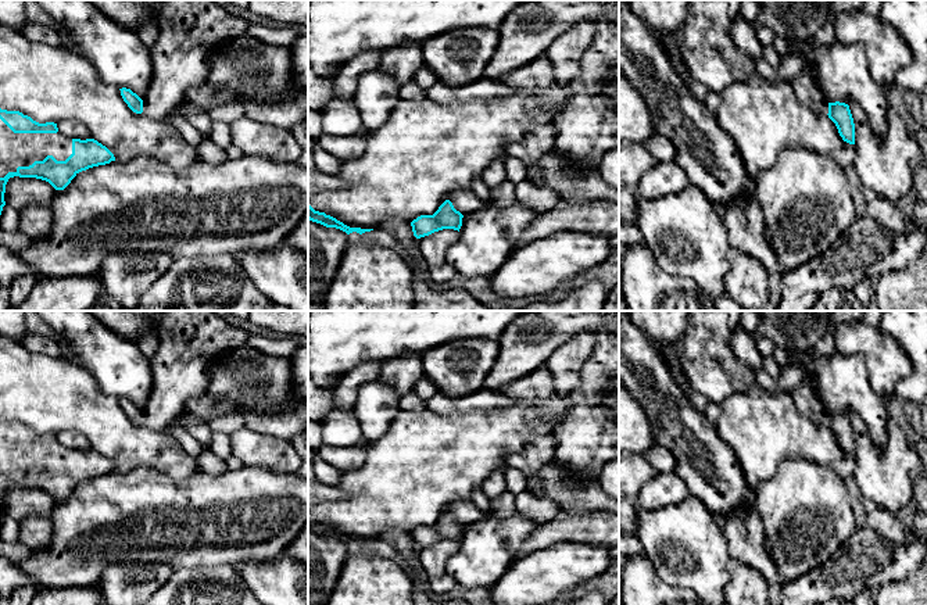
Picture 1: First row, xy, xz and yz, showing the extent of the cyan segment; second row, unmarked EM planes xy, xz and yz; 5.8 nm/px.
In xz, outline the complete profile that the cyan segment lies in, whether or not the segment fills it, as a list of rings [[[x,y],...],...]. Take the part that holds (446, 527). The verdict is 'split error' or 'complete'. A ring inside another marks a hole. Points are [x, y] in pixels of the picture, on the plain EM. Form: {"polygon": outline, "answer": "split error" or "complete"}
{"polygon": [[[459,500],[450,505],[433,526],[420,526],[411,533],[416,549],[429,547],[443,540],[458,541],[466,525],[477,523],[491,516],[480,511],[470,500]]], "answer": "split error"}

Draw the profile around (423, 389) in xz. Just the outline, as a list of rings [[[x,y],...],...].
[[[420,379],[412,389],[415,394],[422,400],[429,400],[434,394],[440,393],[434,384],[432,384],[427,379]]]

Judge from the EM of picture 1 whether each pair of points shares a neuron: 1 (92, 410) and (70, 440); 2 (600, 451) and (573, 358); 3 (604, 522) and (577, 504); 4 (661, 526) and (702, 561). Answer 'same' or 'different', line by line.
1: different
2: different
3: different
4: same

